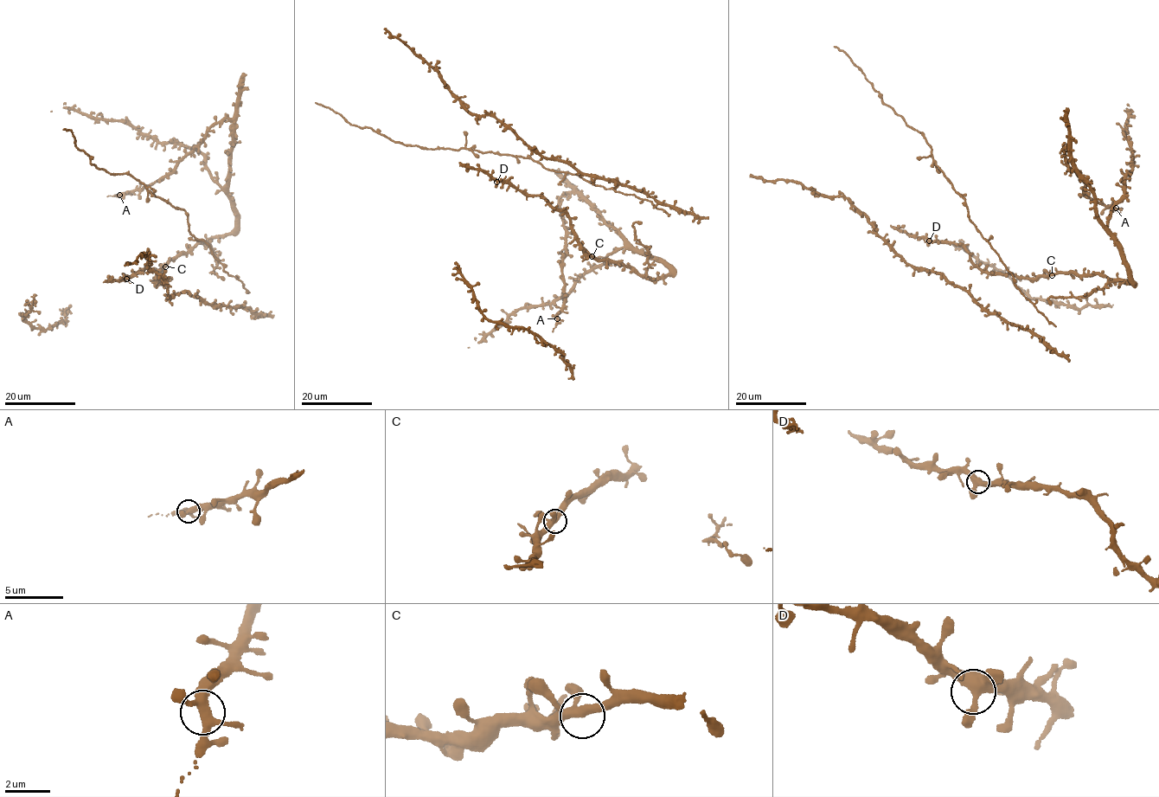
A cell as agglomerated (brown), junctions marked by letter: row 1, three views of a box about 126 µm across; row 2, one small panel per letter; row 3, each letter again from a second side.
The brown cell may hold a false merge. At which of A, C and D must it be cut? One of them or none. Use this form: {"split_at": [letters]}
{"split_at": []}

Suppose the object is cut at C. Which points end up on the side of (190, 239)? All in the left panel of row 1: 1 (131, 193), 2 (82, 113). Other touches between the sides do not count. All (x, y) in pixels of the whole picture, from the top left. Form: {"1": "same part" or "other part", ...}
{"1": "other part", "2": "other part"}

